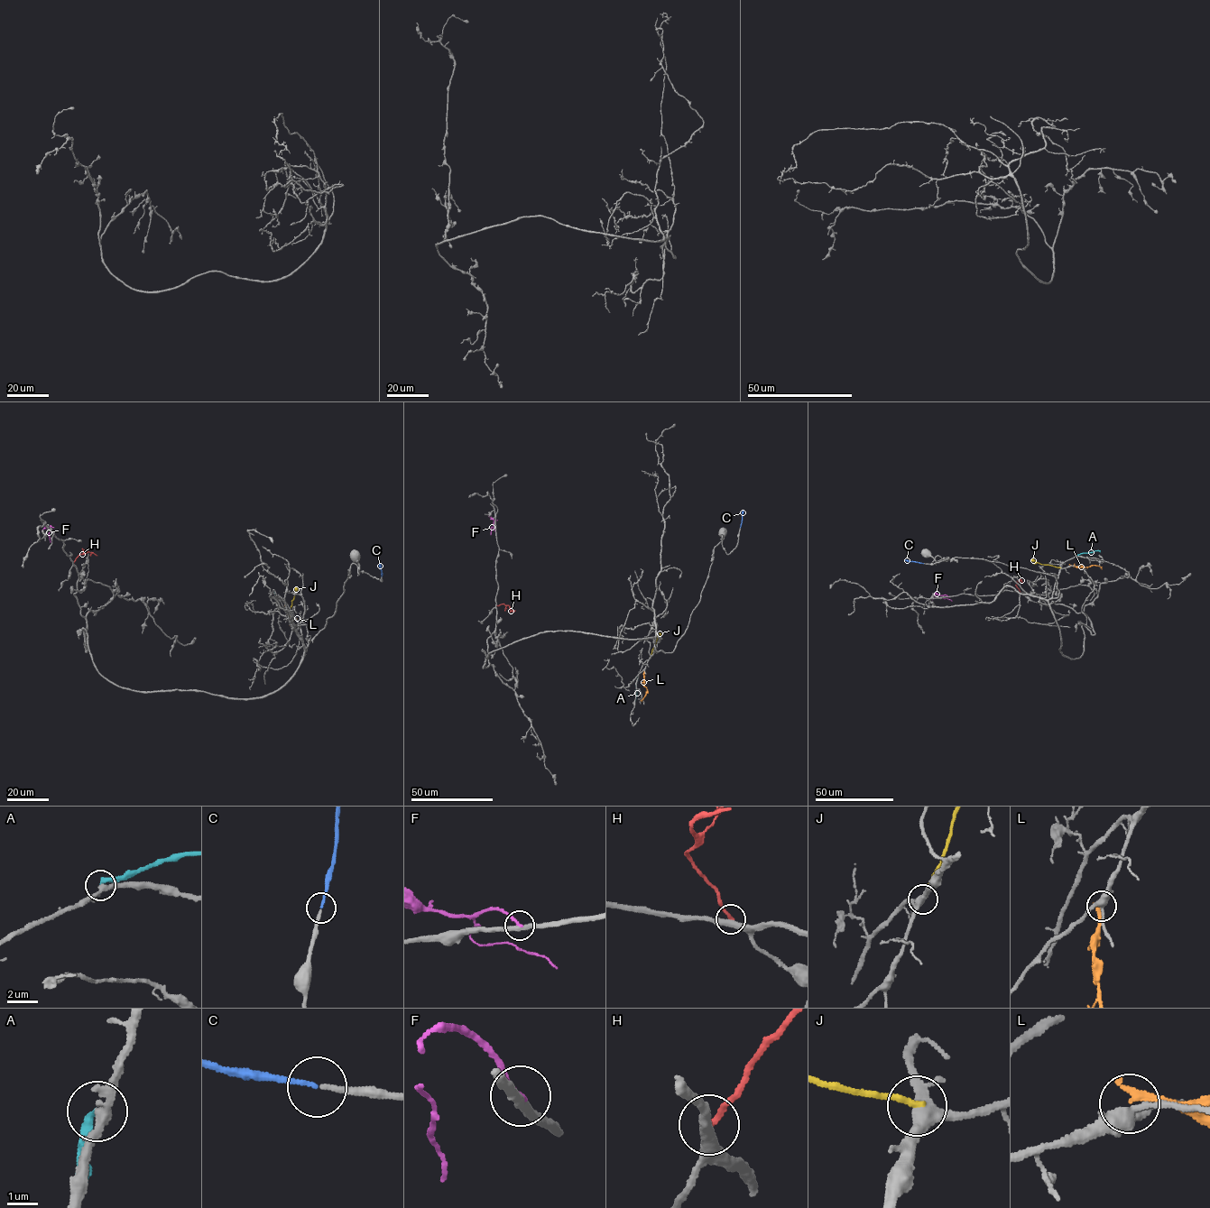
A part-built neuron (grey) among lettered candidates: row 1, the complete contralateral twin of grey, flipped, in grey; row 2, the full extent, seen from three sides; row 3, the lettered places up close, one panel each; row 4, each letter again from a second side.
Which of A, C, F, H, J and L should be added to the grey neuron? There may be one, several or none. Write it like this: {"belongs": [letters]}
{"belongs": ["C"]}

